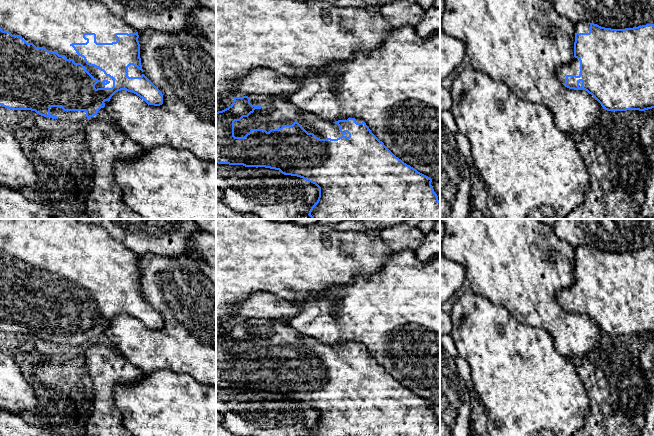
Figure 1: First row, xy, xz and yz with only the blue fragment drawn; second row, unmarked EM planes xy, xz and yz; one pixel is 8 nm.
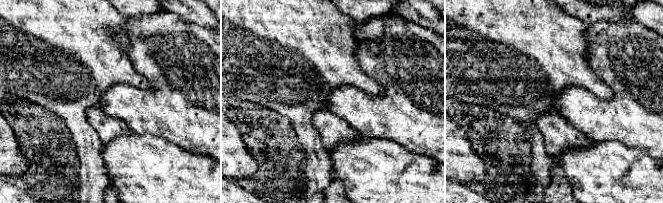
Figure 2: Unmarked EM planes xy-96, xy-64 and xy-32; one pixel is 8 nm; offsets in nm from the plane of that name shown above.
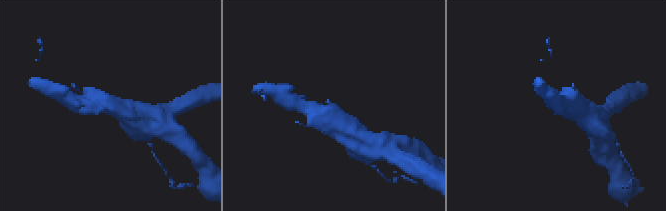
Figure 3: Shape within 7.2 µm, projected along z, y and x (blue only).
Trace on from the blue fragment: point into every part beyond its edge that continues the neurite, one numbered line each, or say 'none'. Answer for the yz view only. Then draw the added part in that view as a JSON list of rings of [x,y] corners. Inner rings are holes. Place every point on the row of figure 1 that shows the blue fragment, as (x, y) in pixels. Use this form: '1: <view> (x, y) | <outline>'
1: yz (573, 68) | [[[574,57],[573,61],[570,64],[564,65],[564,66],[559,66],[556,70],[556,74],[557,74],[558,79],[562,83],[566,82],[567,75],[579,76],[579,74],[580,74],[580,61],[579,61],[579,59]]]

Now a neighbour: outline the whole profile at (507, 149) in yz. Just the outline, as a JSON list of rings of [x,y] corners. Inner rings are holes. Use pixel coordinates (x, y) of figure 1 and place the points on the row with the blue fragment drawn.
[[[468,62],[458,69],[457,76],[449,91],[452,97],[451,112],[459,132],[463,133],[470,142],[475,166],[488,187],[487,203],[494,219],[565,219],[572,210],[585,202],[585,194],[589,186],[589,173],[586,163],[569,135],[561,132],[556,127],[553,116],[547,107],[518,99],[504,82],[493,80],[486,73],[476,70]]]

